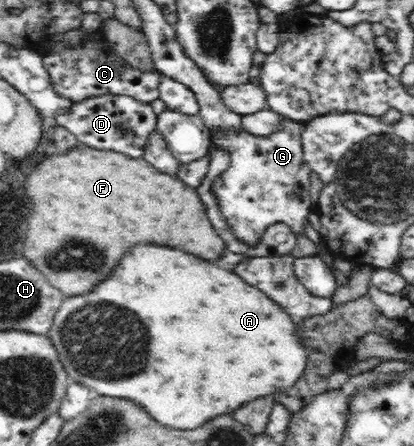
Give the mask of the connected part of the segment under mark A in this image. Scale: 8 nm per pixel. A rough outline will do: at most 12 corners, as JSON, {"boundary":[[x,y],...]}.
{"boundary":[[138,244],[48,336],[71,382],[192,430],[302,376],[236,274]]}

